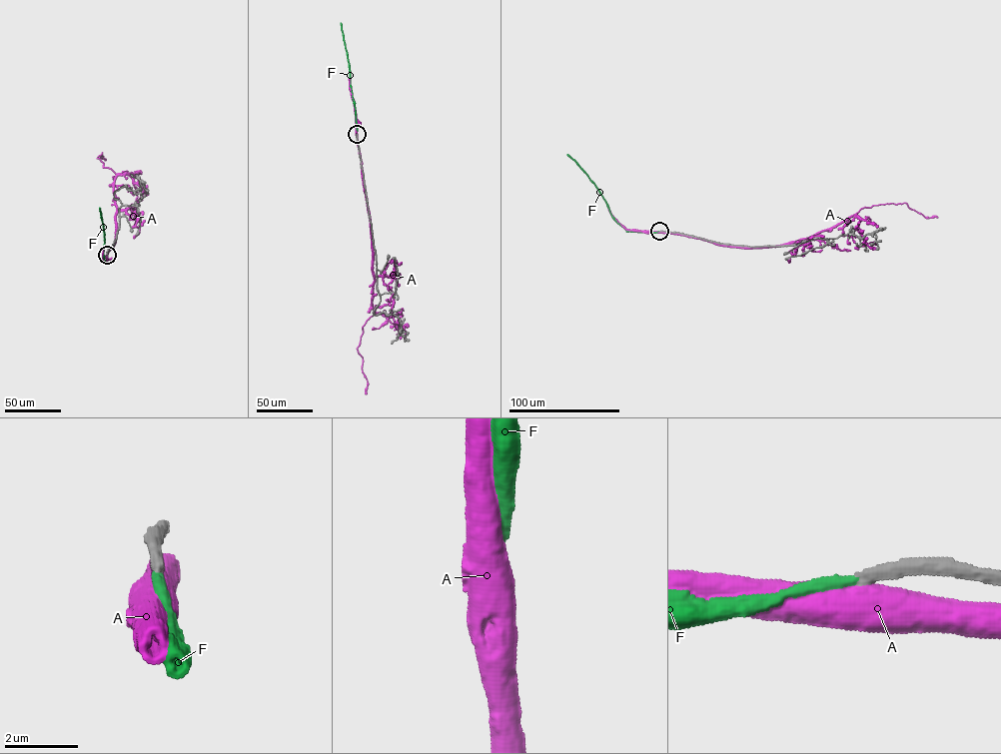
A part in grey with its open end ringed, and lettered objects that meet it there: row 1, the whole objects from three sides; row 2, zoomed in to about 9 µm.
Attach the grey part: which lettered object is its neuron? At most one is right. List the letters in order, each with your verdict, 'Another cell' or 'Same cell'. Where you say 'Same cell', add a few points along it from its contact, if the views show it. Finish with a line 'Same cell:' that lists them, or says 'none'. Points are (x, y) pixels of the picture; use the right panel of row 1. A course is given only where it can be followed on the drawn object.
A: Another cell
F: Same cell. Its course: (659, 231), (627, 231), (611, 215), (594, 184), (567, 154)
Same cell: F

